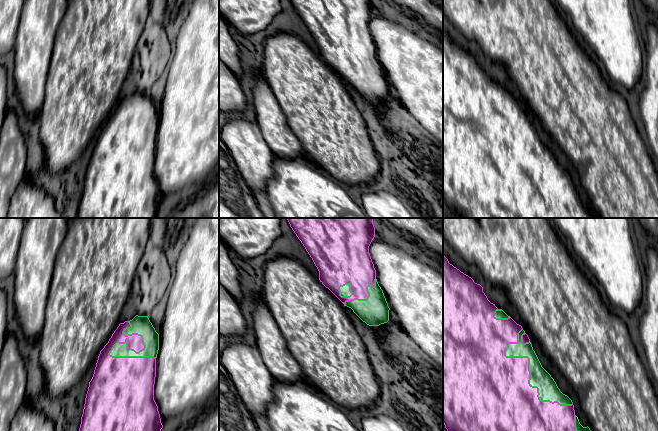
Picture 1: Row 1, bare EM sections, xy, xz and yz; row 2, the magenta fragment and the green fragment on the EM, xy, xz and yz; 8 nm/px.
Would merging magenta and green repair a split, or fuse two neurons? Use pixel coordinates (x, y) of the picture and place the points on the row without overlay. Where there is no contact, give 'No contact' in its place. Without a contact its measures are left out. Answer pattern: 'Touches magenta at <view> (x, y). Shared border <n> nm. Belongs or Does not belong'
Touches magenta at xy (132, 133). Shared border 380 nm. Belongs

